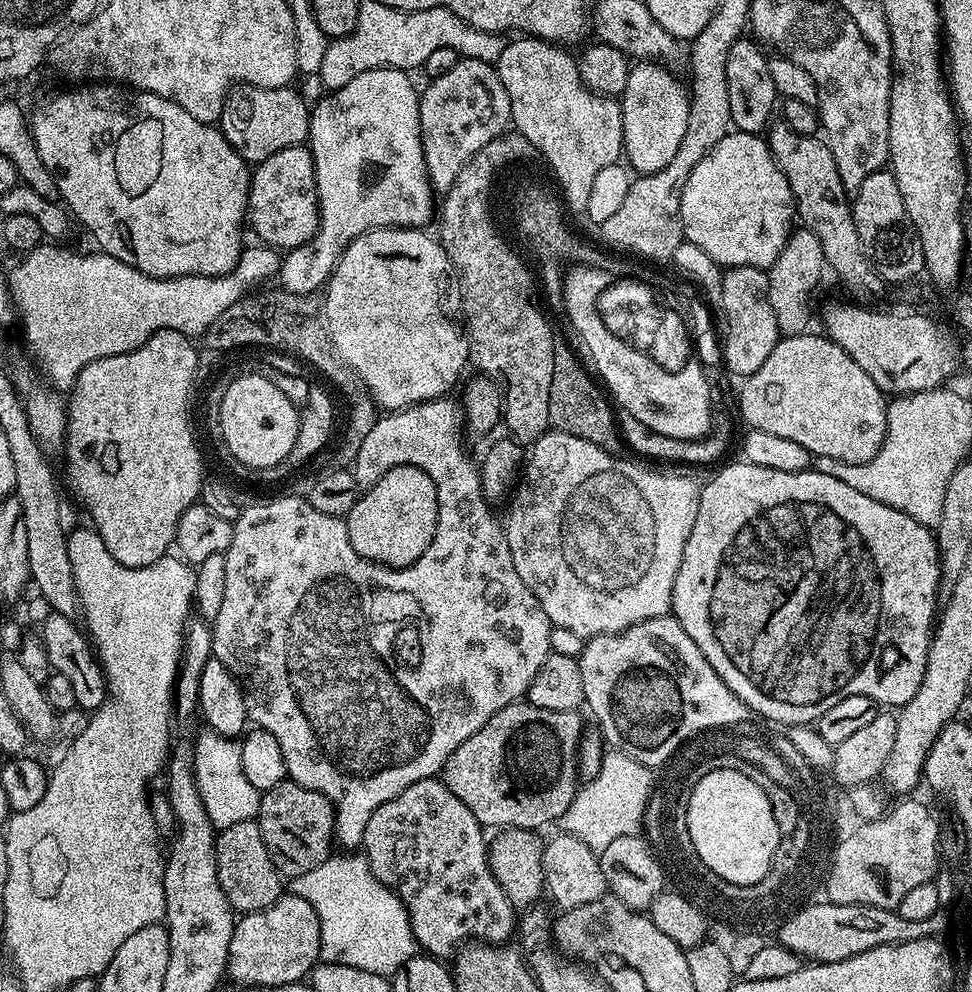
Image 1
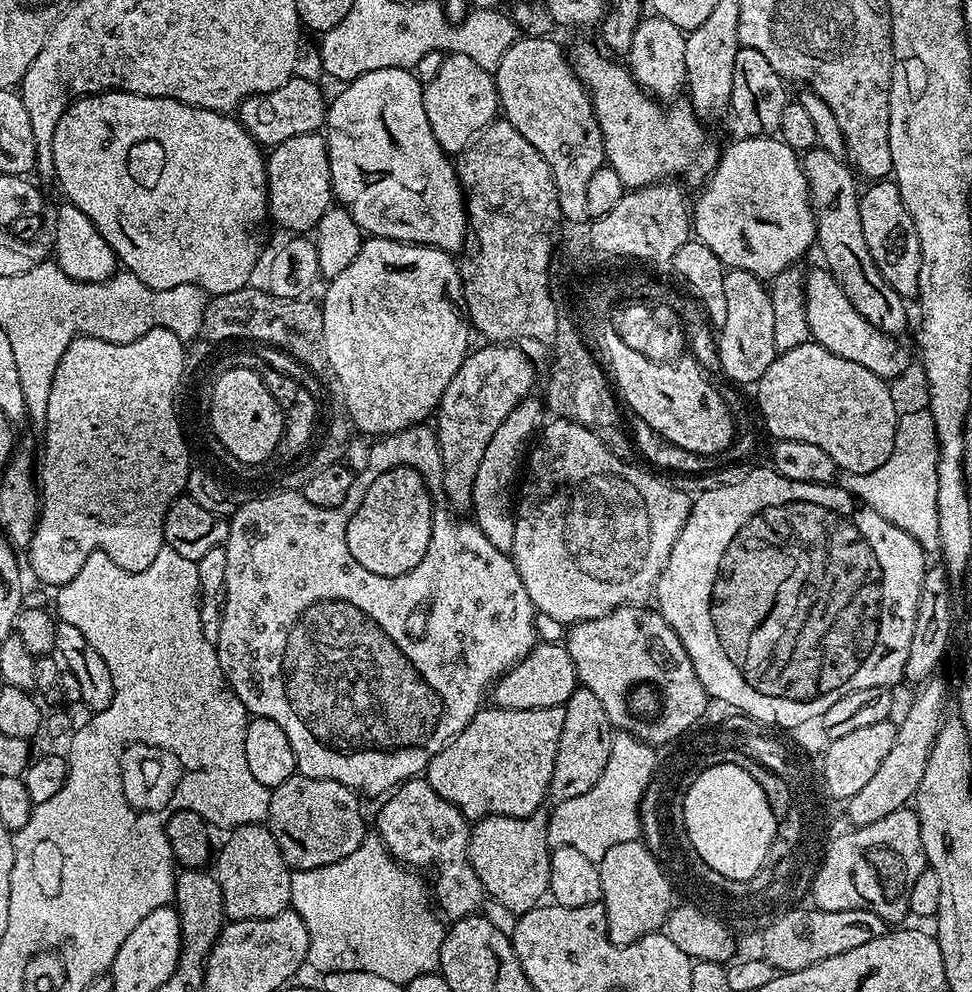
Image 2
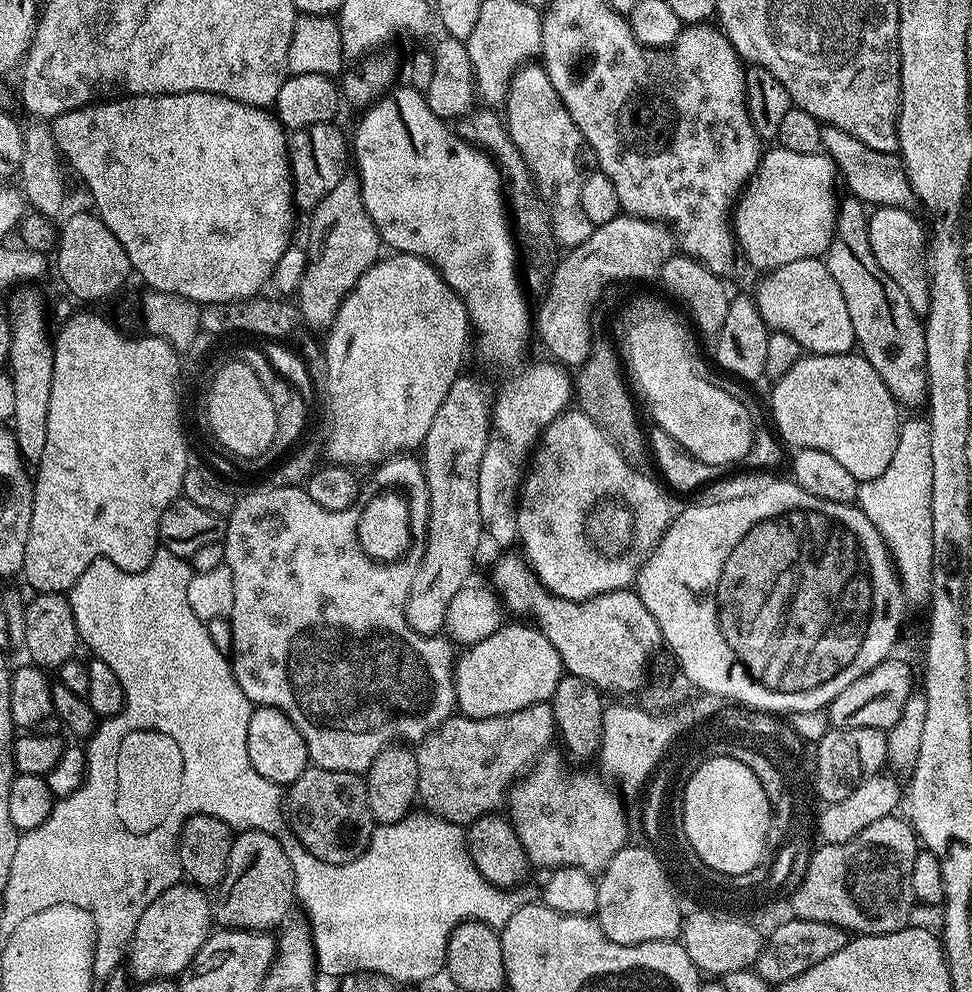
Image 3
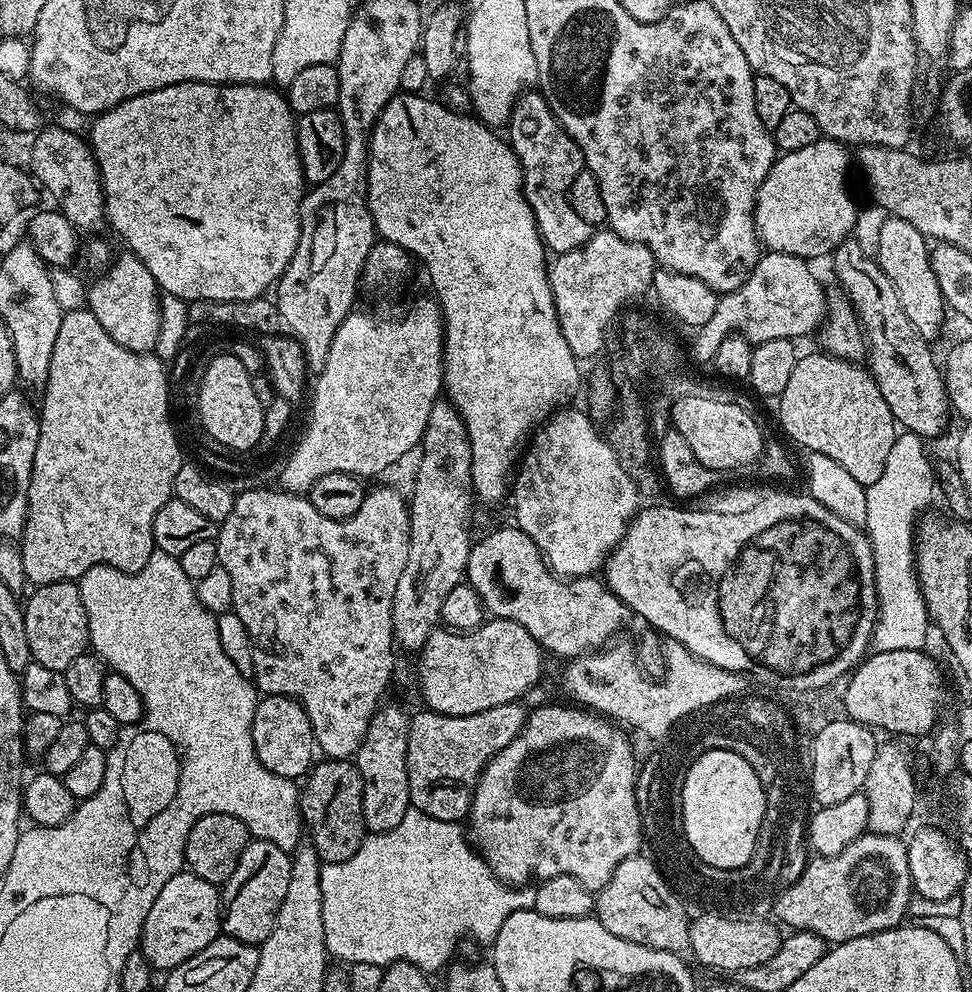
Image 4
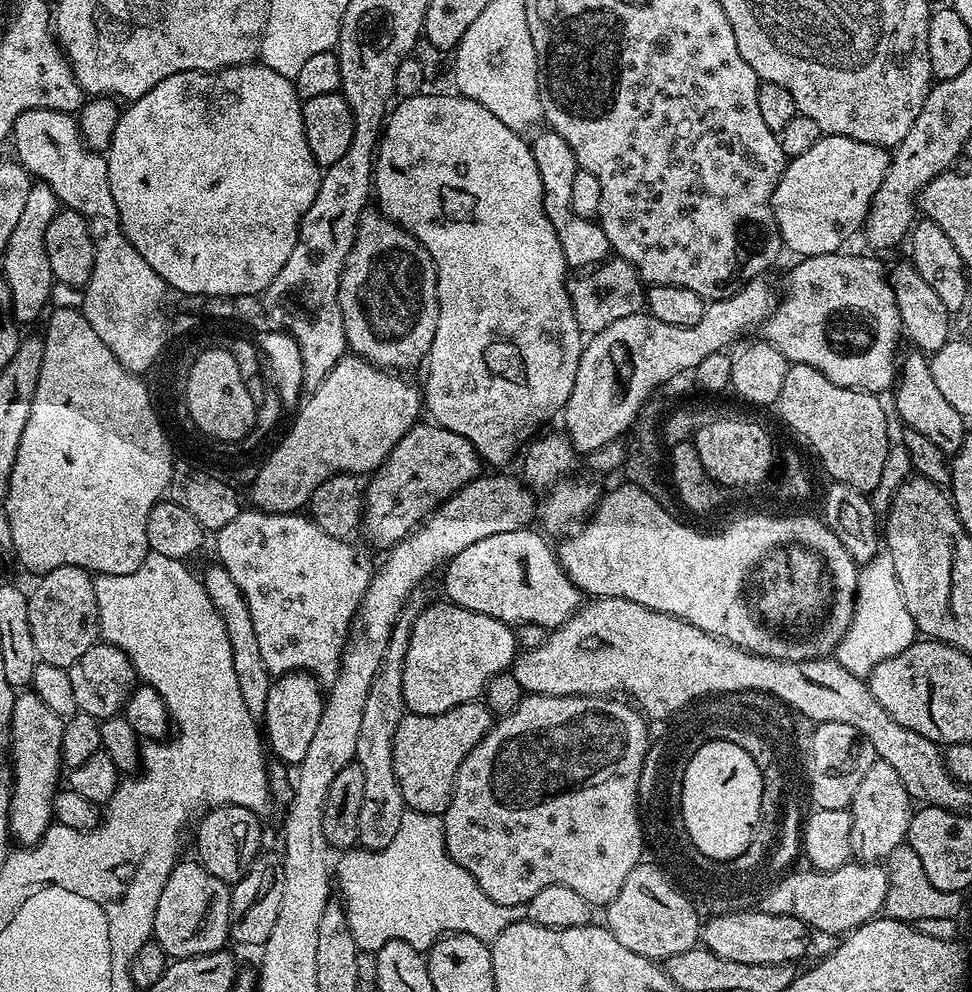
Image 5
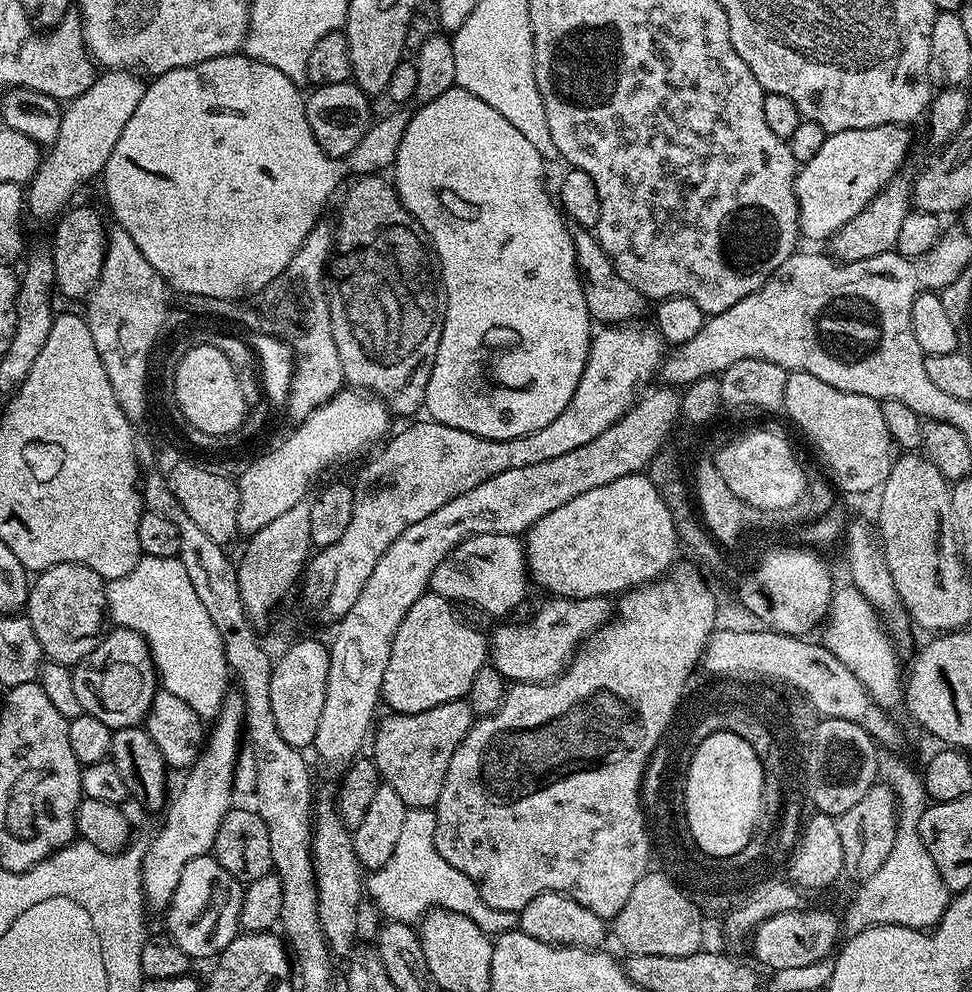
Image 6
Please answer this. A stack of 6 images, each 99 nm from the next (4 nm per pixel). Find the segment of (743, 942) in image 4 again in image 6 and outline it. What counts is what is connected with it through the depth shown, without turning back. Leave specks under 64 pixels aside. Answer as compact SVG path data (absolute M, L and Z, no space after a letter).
M801 906L793 912L778 912L763 920L752 933L750 943L757 965L769 964L769 969L786 970L786 966L805 968L819 960L828 960L837 951L841 936L842 920L839 915L835 916L824 908Z

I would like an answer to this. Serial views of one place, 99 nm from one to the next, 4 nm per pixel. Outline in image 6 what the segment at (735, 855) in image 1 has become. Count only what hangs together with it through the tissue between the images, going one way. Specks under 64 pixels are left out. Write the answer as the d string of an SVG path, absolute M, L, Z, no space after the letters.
M716 732L708 737L708 744L703 744L700 752L694 754L694 760L689 762L692 768L692 780L686 780L686 790L683 800L689 832L704 852L714 856L725 857L731 852L740 852L744 844L748 843L750 833L754 829L756 808L761 801L763 792L763 766L755 752L748 752L747 744L740 744L738 734L730 732Z

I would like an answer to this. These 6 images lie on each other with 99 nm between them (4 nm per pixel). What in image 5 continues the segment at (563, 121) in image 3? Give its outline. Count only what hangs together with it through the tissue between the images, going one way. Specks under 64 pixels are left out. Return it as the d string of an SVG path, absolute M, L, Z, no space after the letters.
M551 130L543 131L537 131L530 143L534 166L538 166L538 178L542 178L542 206L546 210L546 218L550 218L554 234L558 234L558 246L562 246L562 258L569 269L591 270L609 259L612 252L610 238L606 238L606 230L602 230L596 220L578 218L578 214L574 214L574 174L578 167L574 150L566 146L566 138Z

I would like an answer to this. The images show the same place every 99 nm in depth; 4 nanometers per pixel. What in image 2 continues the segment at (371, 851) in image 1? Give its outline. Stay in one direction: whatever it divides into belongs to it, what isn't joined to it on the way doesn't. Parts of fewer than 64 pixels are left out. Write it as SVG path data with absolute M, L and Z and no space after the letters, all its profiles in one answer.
M424 778L404 781L388 798L376 816L374 831L389 854L409 869L429 868L432 871L436 881L431 881L430 888L434 893L435 907L441 913L444 911L449 921L479 913L482 908L480 903L486 900L486 893L468 857L468 817L446 802L446 798L434 794Z

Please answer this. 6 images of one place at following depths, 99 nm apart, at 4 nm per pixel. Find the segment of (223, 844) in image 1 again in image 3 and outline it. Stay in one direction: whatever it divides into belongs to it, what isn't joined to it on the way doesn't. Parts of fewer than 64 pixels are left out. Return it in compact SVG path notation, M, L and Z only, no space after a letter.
M246 831L233 837L227 871L221 880L214 900L214 918L219 927L236 928L244 931L271 931L285 923L288 912L294 907L295 899L294 874L285 848L281 846L279 837L272 836L266 831Z

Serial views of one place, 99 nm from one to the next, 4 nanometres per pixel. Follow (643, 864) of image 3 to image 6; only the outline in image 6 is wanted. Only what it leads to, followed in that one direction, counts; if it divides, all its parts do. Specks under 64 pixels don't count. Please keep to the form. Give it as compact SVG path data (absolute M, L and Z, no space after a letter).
M649 870L644 877L634 886L630 899L626 906L614 921L616 927L616 940L625 948L628 954L662 954L663 956L685 956L701 951L703 940L706 940L706 923L704 916L696 907L694 901L688 897L688 893L680 888L679 883L670 875L663 876L660 872Z

